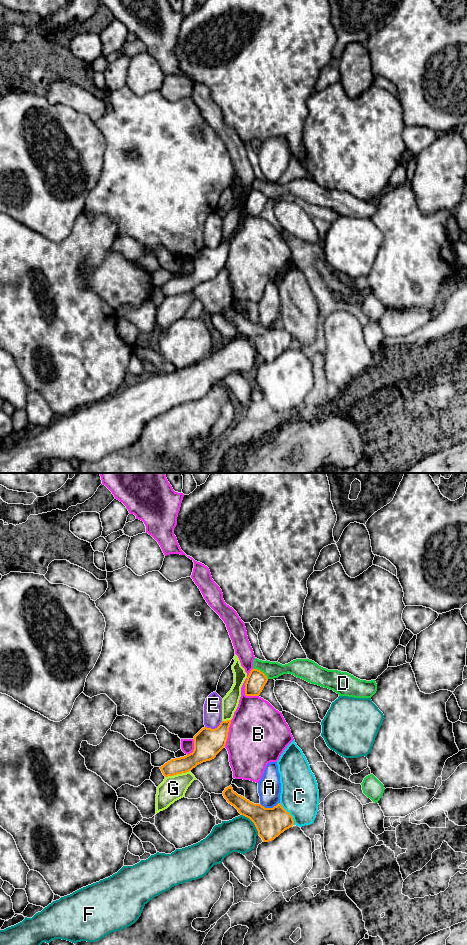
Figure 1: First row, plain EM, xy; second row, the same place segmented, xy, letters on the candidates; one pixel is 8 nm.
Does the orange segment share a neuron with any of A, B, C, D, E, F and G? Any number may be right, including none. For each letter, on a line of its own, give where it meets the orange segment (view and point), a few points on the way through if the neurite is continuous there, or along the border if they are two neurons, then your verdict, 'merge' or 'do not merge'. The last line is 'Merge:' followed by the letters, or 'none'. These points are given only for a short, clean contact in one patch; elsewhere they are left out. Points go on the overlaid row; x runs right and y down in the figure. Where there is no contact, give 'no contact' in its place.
A: meets orange in xy at (269, 808); do not merge
B: meets orange in xy at (246, 682); do not merge
C: meets orange in xy at (289, 814); do not merge
D: meets orange in xy at (260, 671); border along xy (253, 668), (259, 669), (268, 678); do not merge
E: meets orange in xy at (213, 729); do not merge
F: meets orange in xy at (253, 822); do not merge
G: meets orange in xy at (177, 773); do not merge
Merge: none

